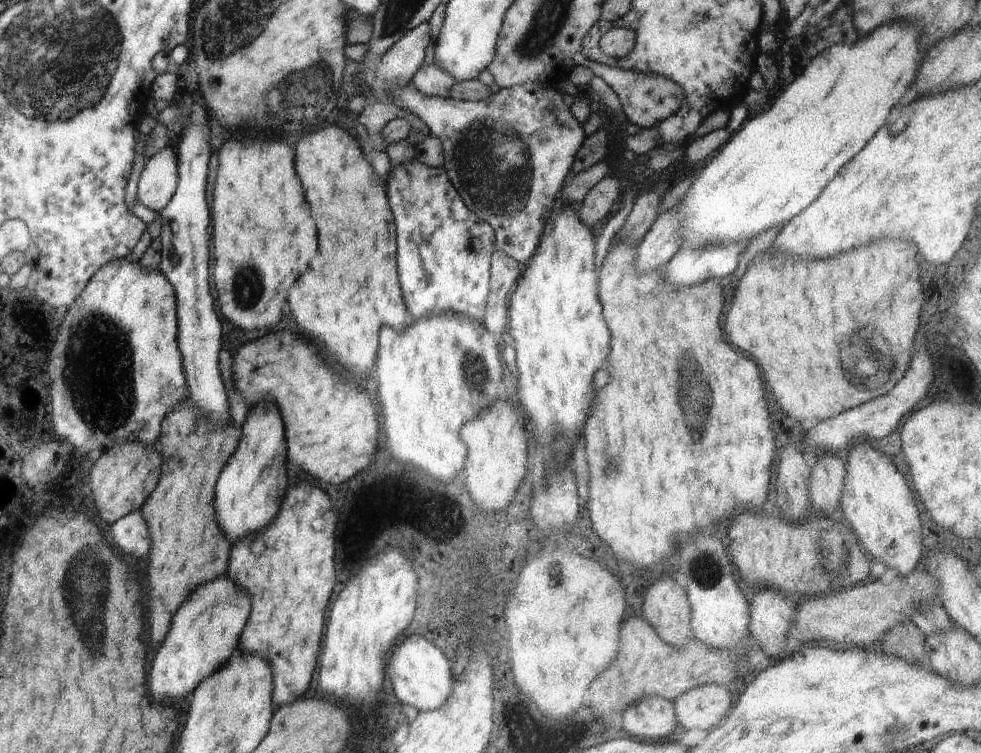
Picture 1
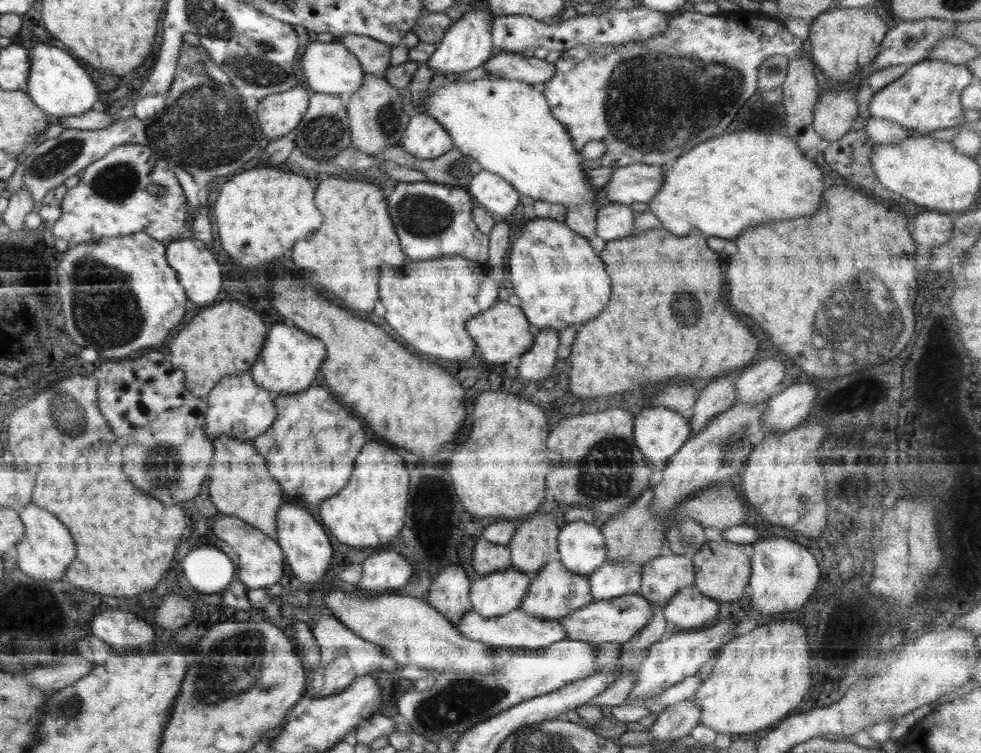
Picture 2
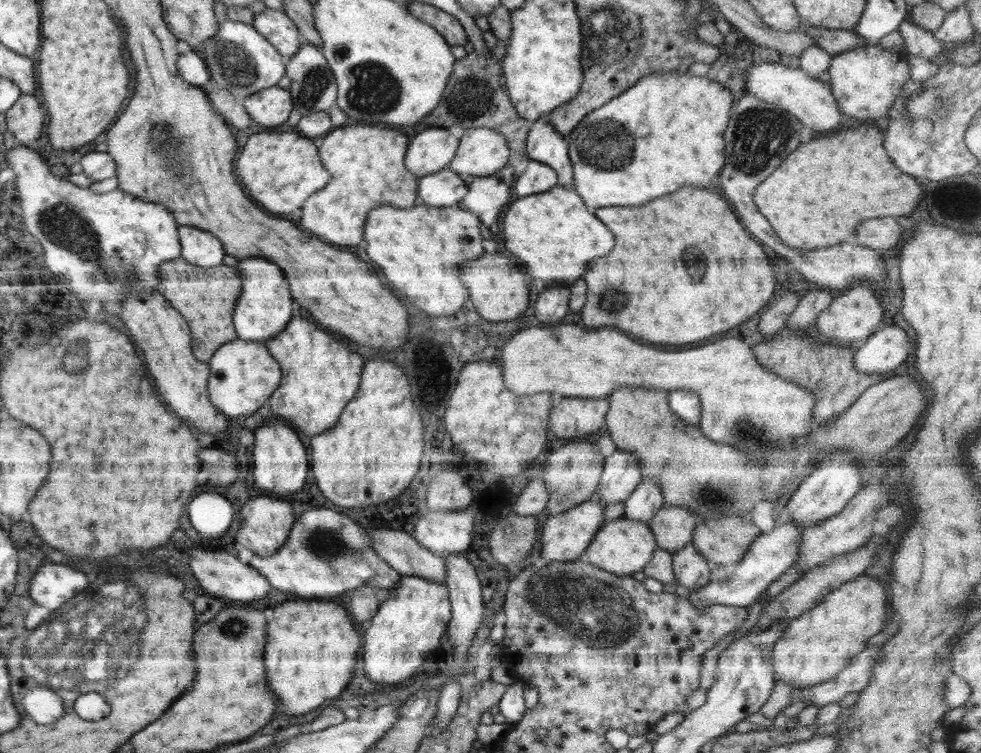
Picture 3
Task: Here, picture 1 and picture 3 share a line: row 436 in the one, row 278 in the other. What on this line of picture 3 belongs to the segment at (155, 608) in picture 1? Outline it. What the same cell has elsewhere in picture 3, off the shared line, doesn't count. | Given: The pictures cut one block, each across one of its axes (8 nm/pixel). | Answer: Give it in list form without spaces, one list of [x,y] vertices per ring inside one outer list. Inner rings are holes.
[[[178,257],[160,264],[158,276],[160,284],[157,284],[156,290],[164,294],[162,297],[166,298],[189,324],[191,347],[196,360],[207,363],[219,346],[237,339],[232,314],[236,298],[240,298],[242,294],[242,280],[234,267],[230,268],[224,264],[216,268],[198,267]]]

